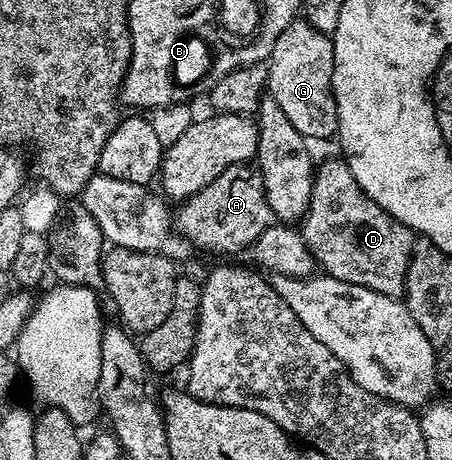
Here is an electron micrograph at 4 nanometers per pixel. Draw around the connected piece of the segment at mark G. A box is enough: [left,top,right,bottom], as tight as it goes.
[267,20,337,140]

